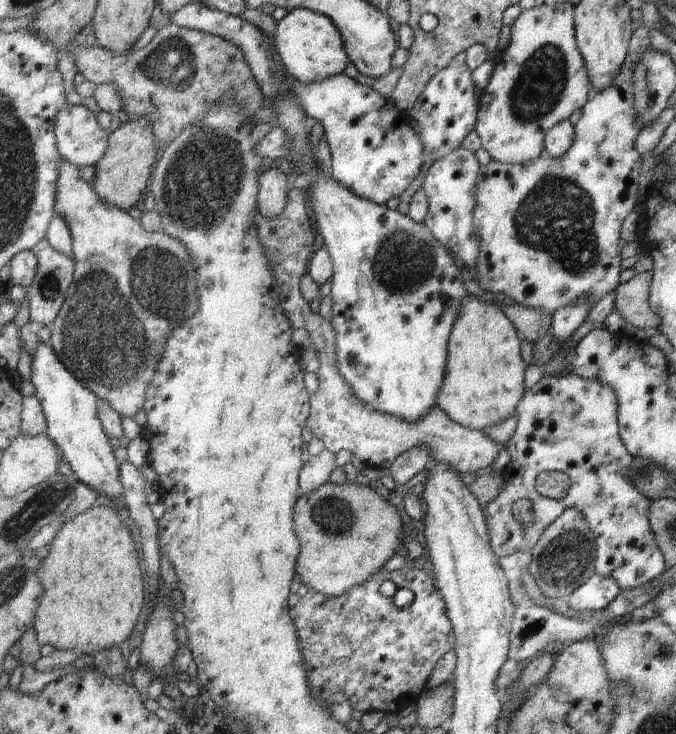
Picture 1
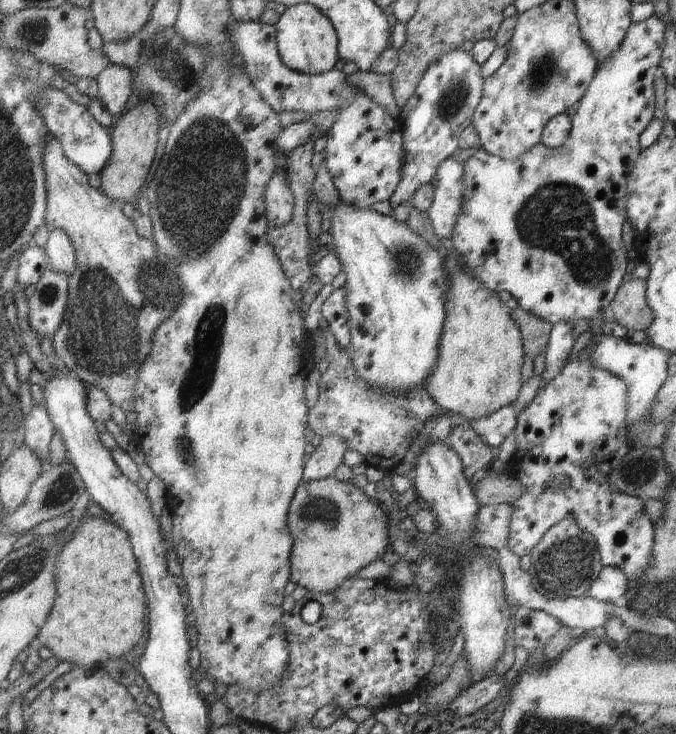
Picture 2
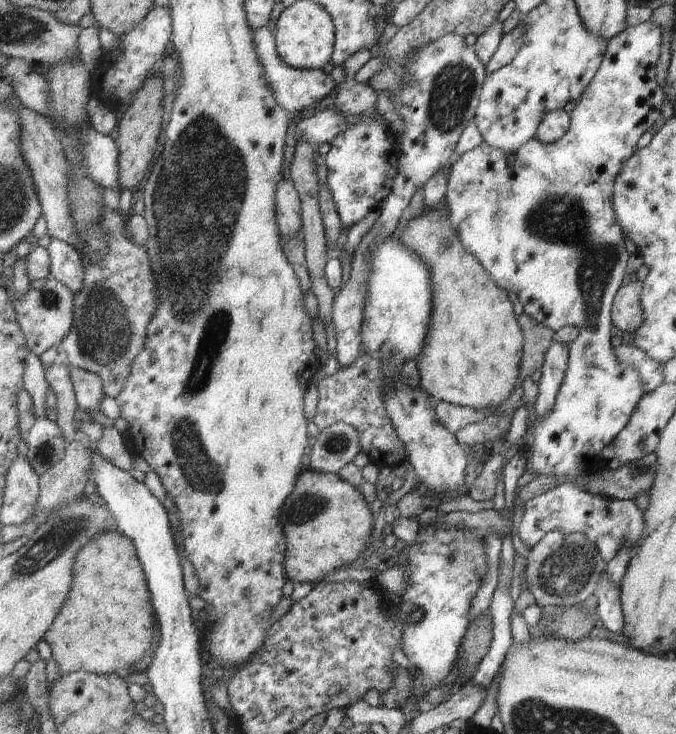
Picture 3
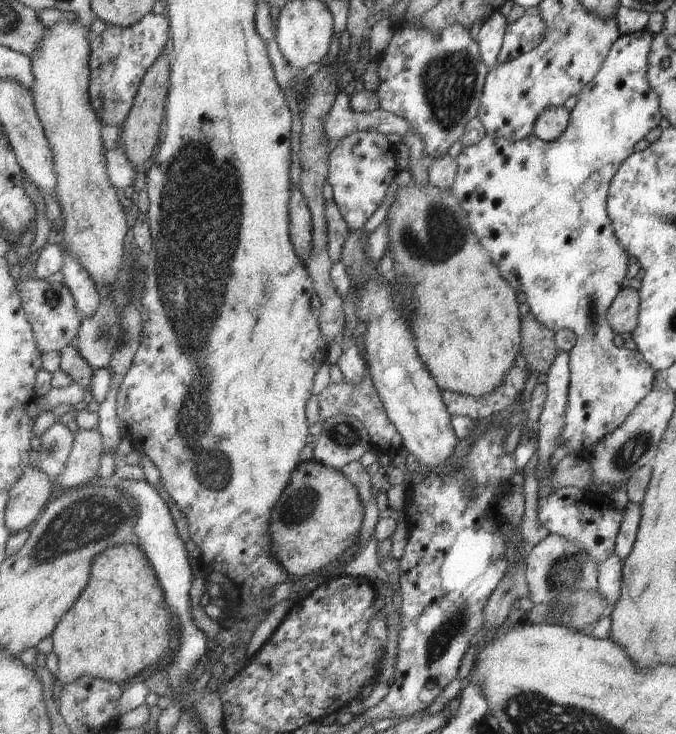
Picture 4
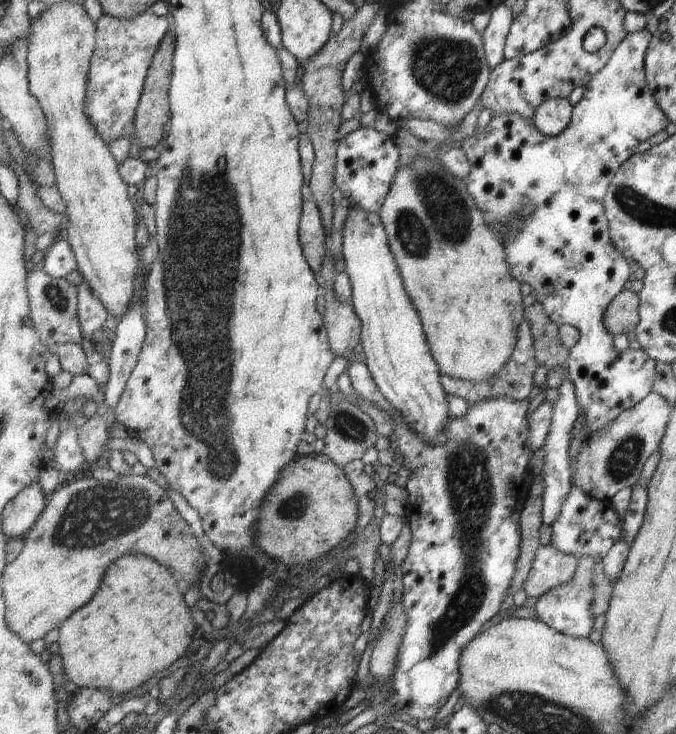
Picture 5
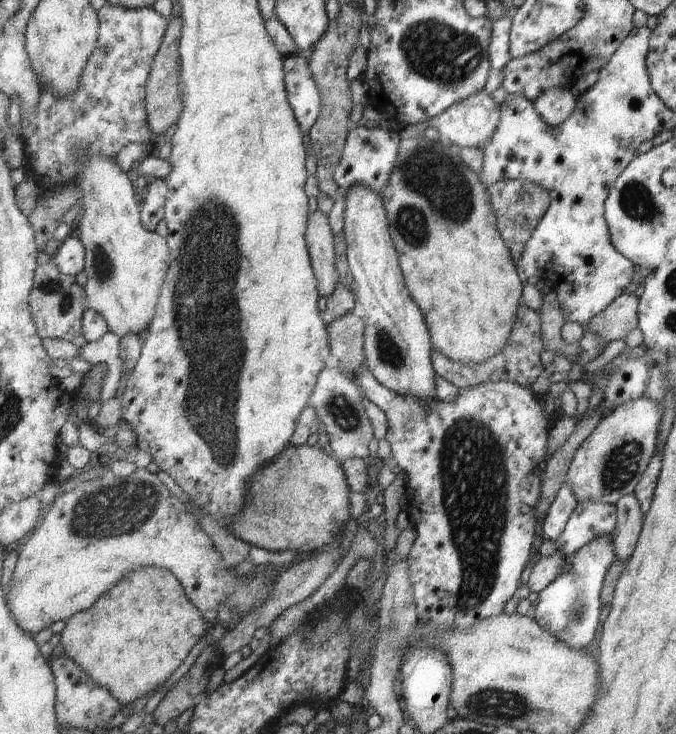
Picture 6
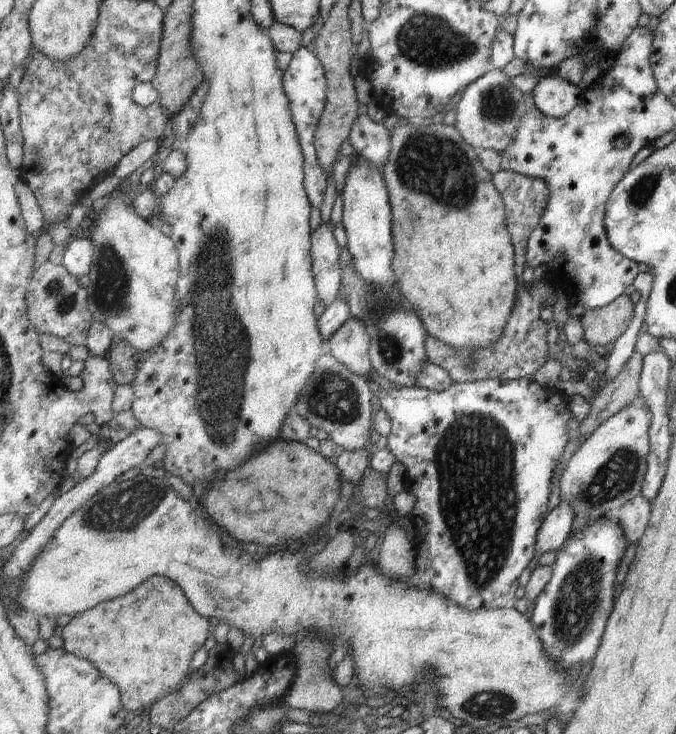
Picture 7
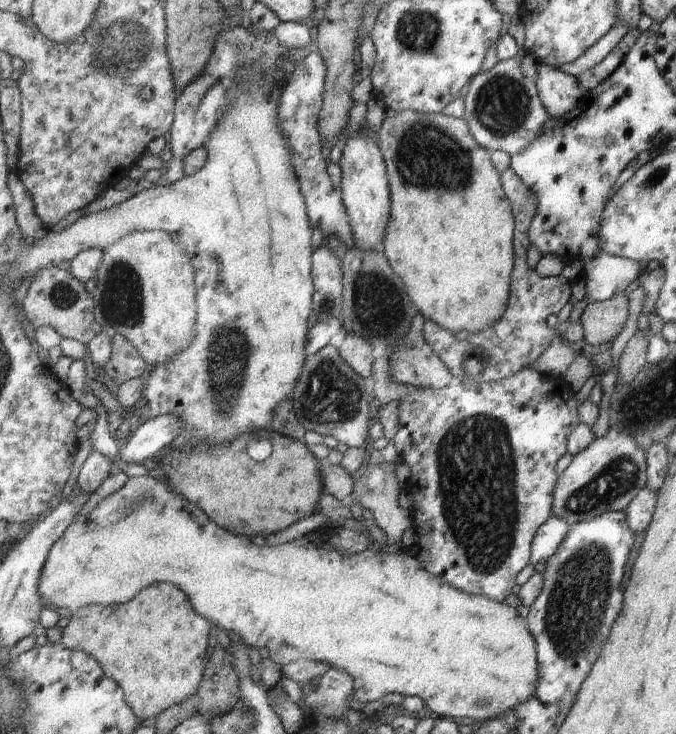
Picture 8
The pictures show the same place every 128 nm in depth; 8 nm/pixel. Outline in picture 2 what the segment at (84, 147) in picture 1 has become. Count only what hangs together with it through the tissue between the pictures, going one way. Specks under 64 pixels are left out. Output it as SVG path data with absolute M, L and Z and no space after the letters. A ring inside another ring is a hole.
M53 87L43 90L39 94L37 110L43 114L50 134L61 142L65 154L88 175L98 174L101 176L113 154L111 129L101 126L86 106L76 104L64 91Z

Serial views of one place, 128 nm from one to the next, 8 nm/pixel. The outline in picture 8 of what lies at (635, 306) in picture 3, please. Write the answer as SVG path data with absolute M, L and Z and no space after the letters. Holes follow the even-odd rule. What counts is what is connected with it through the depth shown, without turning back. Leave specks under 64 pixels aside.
M623 293L616 294L615 297L608 298L604 301L591 301L584 307L577 323L582 328L582 339L591 346L609 342L611 338L615 338L621 328L623 328L625 320L627 320L627 297Z

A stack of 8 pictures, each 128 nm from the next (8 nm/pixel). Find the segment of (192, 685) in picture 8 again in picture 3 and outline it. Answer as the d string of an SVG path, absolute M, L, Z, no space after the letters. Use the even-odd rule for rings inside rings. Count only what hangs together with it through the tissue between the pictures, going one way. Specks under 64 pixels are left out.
M118 529L108 530L89 542L77 554L77 582L73 582L73 594L61 609L44 640L52 649L53 659L60 670L60 676L84 670L93 674L116 674L121 668L132 669L137 664L151 640L155 636L155 620L153 620L153 596L149 590L148 575L141 566L137 554L136 543Z

